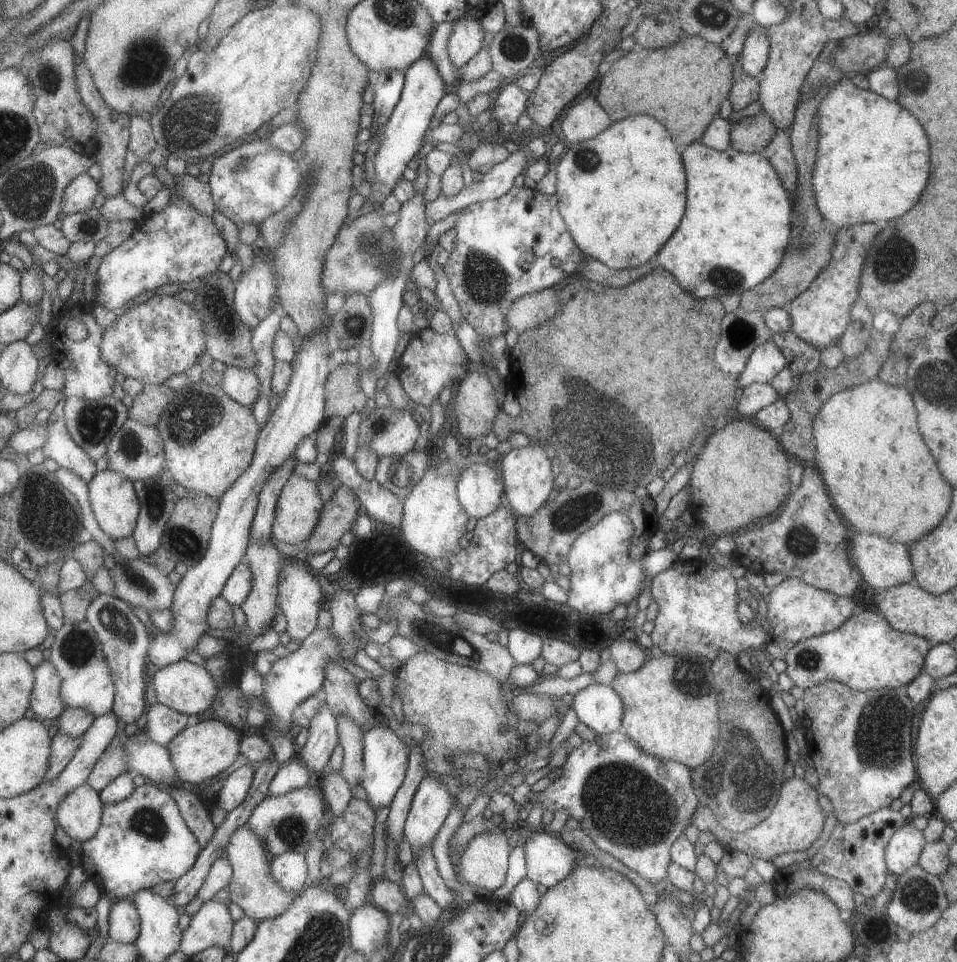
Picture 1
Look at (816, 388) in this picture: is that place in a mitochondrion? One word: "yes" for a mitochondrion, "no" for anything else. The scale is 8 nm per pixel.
no

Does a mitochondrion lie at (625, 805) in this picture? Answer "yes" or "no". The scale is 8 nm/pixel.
yes

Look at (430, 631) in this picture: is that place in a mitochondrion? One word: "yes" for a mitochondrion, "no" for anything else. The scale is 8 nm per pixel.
yes

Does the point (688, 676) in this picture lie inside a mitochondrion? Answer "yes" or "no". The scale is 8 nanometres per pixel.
yes

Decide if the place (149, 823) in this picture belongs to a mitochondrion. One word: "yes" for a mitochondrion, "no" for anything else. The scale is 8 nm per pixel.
yes

